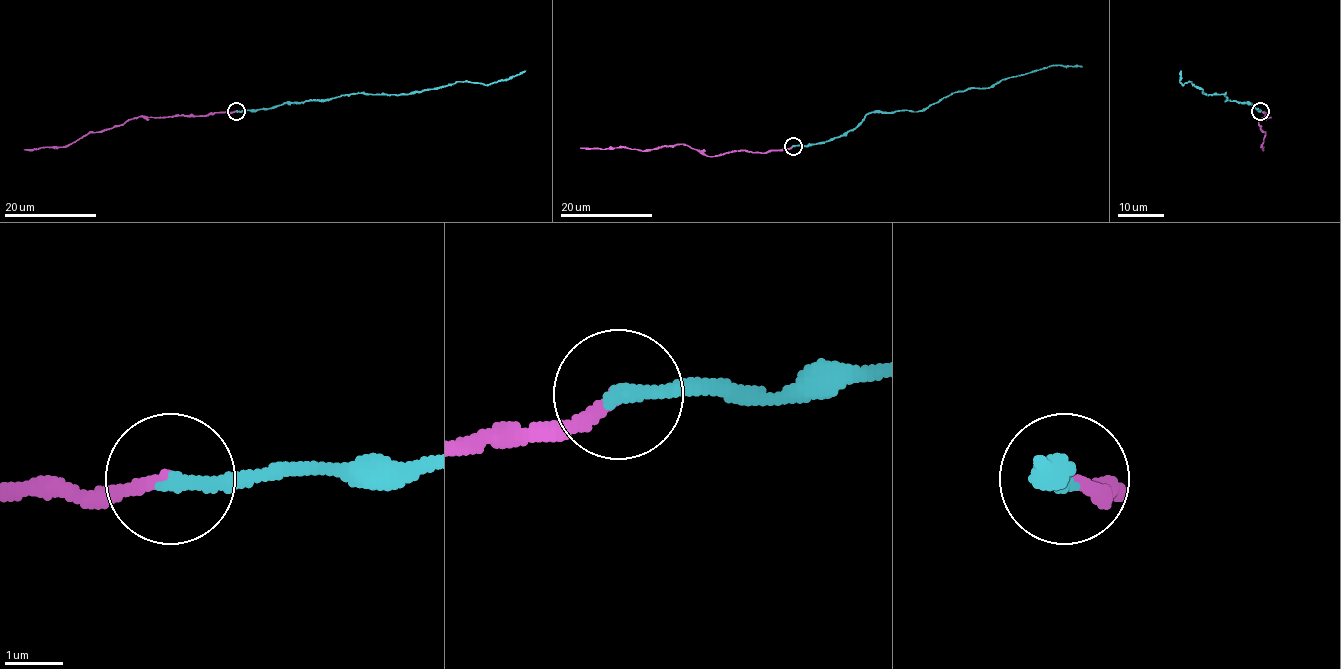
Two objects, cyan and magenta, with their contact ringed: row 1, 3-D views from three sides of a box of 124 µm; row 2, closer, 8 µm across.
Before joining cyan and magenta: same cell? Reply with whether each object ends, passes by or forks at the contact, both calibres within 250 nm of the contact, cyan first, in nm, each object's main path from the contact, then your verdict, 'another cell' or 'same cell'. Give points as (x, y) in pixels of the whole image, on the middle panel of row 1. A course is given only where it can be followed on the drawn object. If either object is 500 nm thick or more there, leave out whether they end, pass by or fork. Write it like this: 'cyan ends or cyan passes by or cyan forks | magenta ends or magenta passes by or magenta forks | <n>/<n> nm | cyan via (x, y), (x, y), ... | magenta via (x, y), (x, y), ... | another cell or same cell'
cyan ends | magenta ends | 280/220 nm | cyan via (793, 146), (841, 137), (869, 113), (922, 111), (956, 92), (993, 87), (1003, 79), (1055, 65), (1081, 66) | magenta via (793, 146), (763, 153), (731, 151), (714, 156), (701, 154), (683, 144), (642, 151), (580, 147) | same cell

